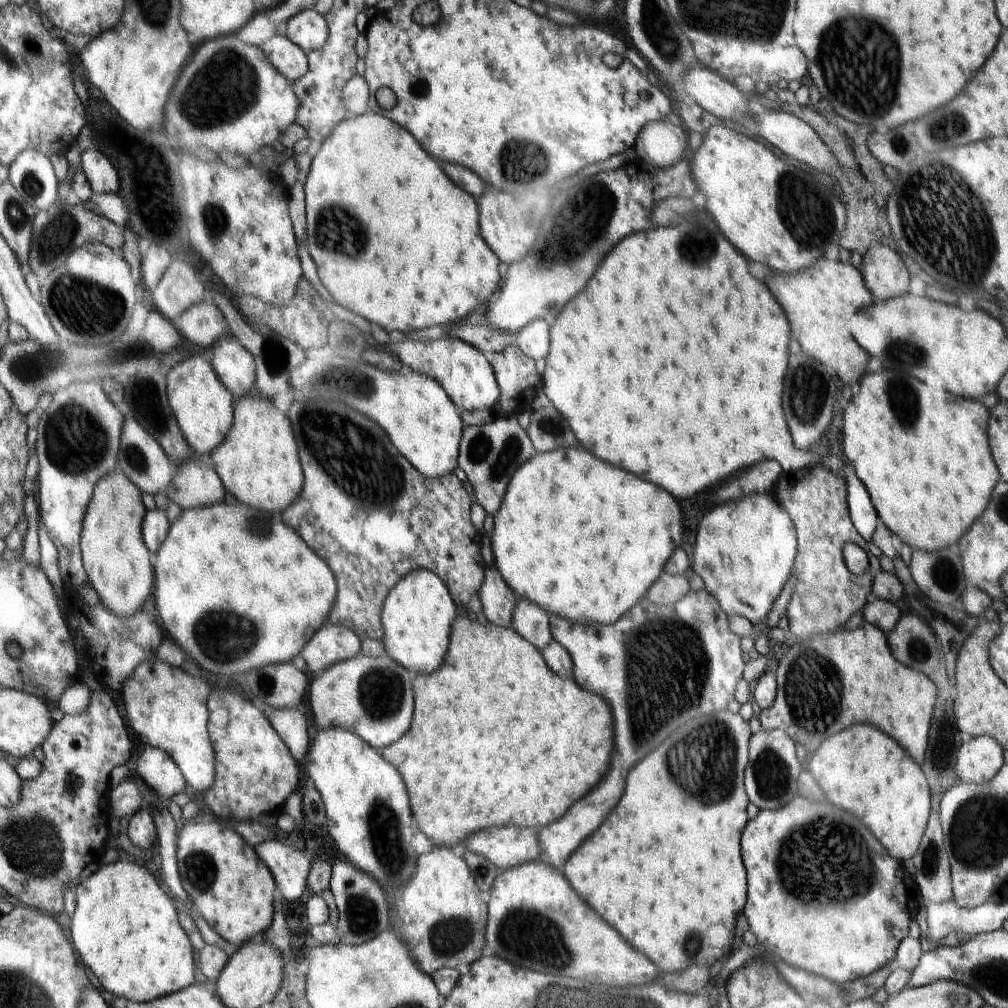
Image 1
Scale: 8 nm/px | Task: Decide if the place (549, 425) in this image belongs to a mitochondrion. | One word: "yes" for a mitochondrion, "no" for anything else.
yes

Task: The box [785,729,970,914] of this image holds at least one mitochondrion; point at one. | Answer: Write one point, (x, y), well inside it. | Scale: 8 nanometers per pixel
(930, 864)

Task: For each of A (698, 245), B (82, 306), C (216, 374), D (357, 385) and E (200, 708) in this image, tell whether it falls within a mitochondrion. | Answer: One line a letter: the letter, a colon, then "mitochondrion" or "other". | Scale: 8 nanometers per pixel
A: mitochondrion
B: mitochondrion
C: other
D: mitochondrion
E: other

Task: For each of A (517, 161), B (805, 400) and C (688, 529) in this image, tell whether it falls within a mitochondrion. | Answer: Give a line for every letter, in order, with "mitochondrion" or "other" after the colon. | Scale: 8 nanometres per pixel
A: mitochondrion
B: mitochondrion
C: other

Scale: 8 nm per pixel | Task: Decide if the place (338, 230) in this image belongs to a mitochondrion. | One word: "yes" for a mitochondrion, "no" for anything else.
yes

